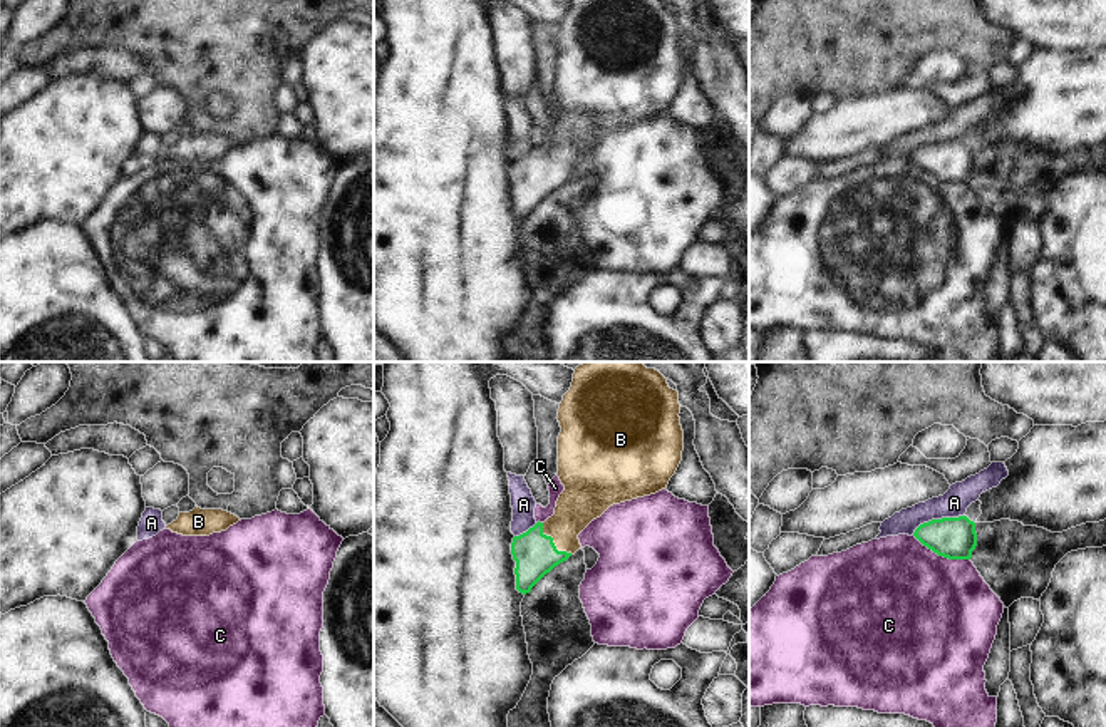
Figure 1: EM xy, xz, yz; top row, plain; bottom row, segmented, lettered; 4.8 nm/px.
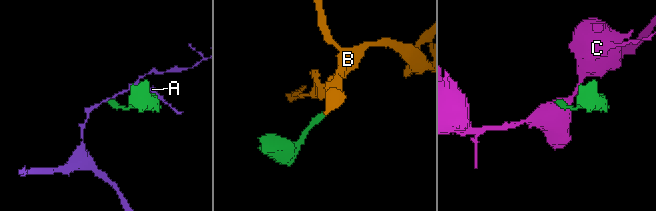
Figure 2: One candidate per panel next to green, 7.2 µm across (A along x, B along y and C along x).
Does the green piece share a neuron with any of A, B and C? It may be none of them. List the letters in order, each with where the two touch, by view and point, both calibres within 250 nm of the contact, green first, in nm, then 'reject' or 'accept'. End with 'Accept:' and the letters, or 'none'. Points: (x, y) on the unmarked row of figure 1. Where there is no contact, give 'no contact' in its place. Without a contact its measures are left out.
A: meets green in yz at (937, 144); 200 nm thick on the green side, 140 nm on the other; reject
B: meets green in xz at (553, 168); 200 nm thick on the green side, 200 nm on the other; accept
C: meets green in yz at (942, 180); 200 nm thick on the green side, 480 nm on the other; reject
Accept: B

